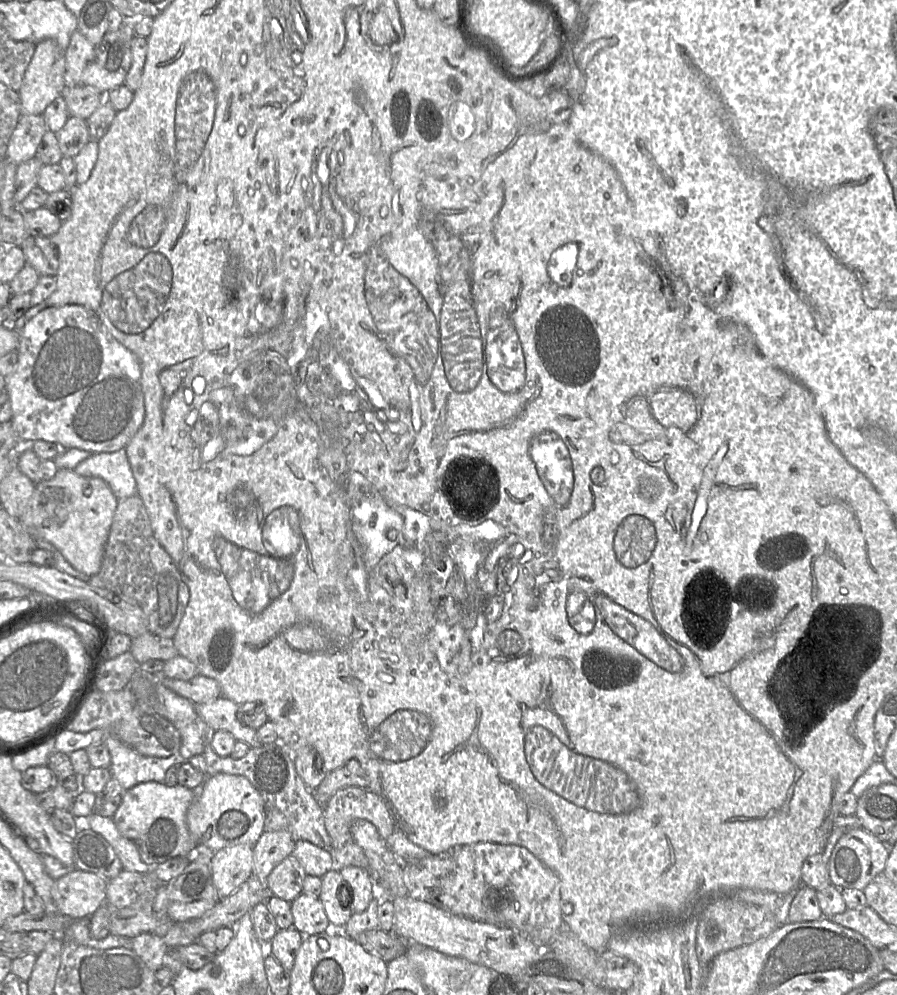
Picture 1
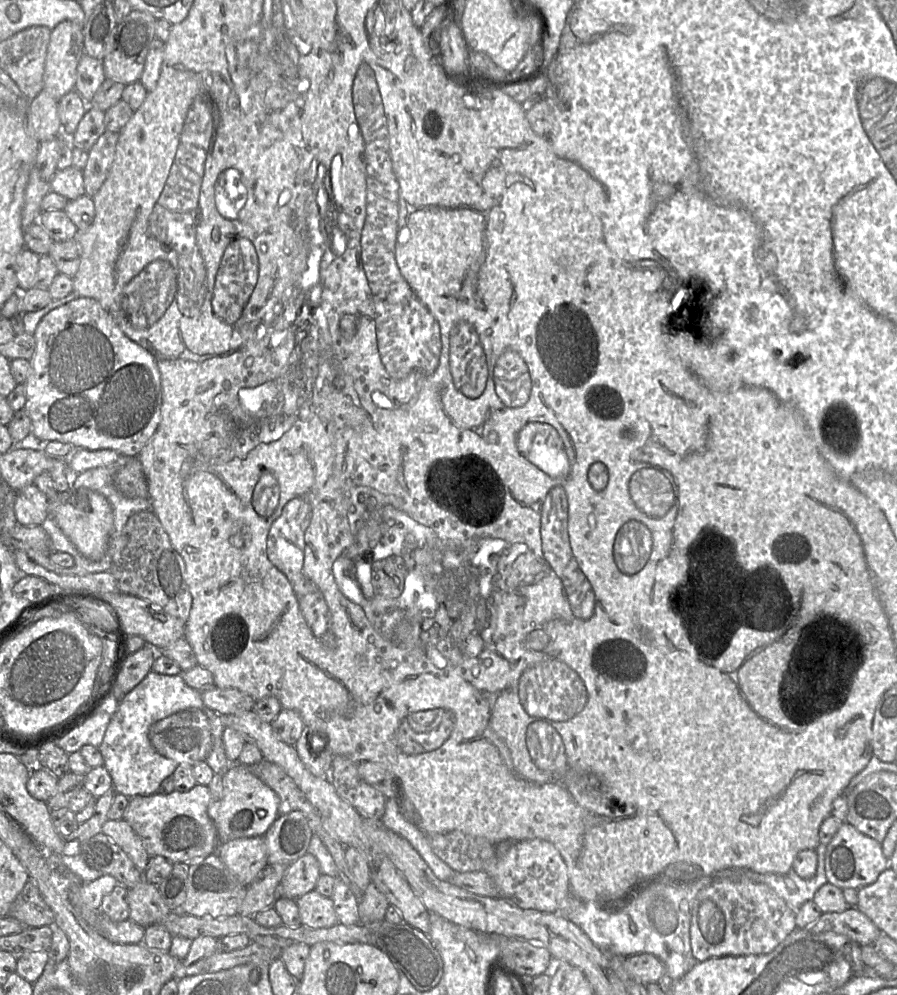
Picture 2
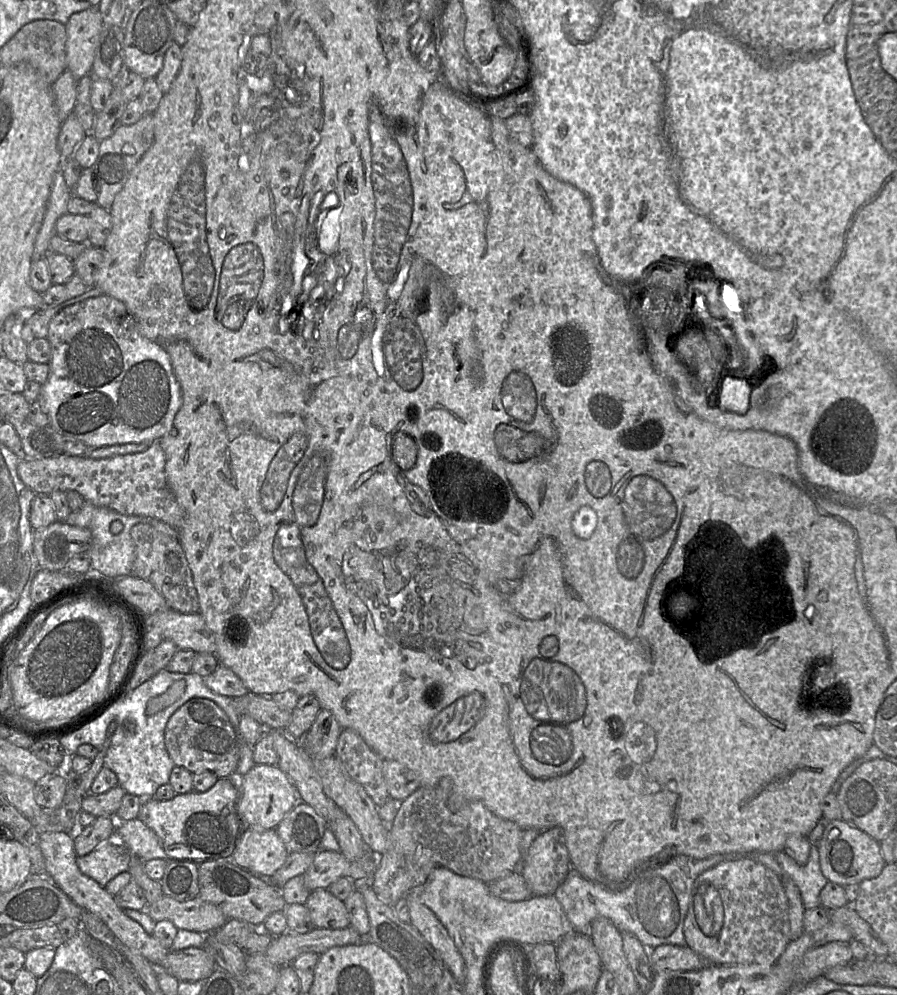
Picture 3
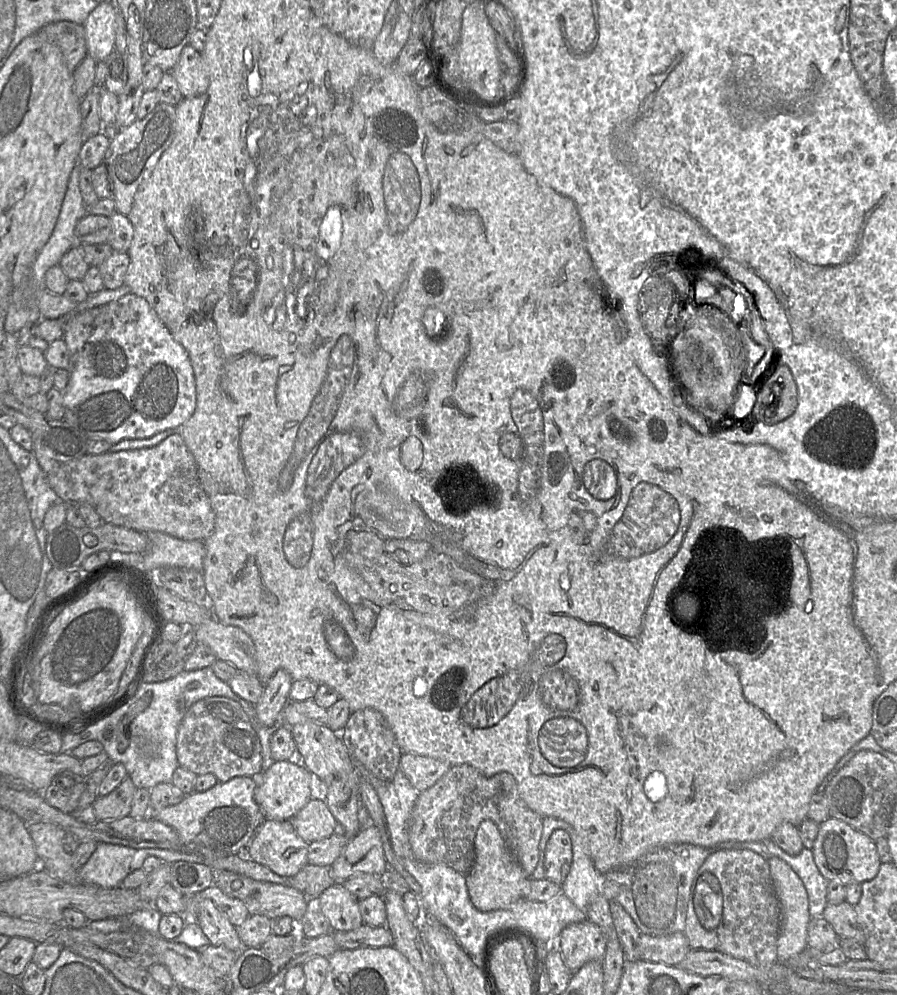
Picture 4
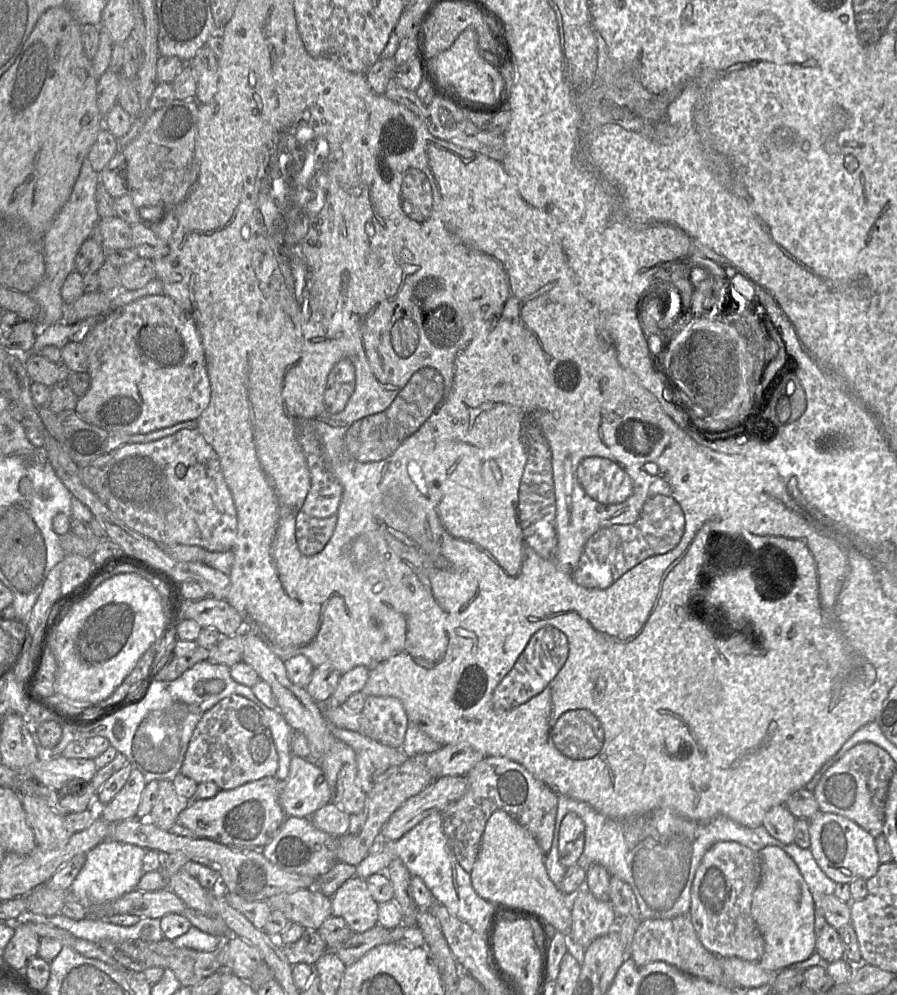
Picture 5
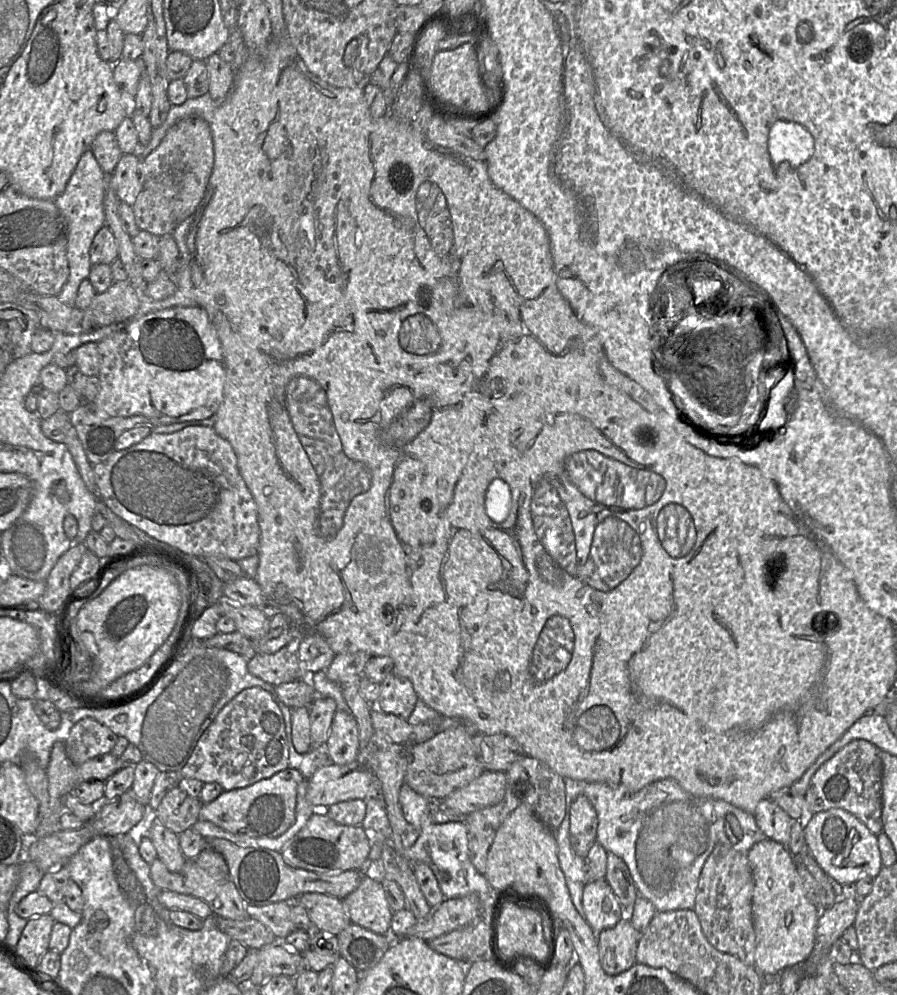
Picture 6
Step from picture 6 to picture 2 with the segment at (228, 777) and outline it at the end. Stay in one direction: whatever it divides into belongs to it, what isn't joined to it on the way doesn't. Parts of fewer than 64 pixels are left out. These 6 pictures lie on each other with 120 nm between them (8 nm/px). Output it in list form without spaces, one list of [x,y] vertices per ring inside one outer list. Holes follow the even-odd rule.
[[[189,708],[165,717],[150,726],[148,732],[152,747],[162,756],[178,764],[193,766],[205,761],[212,749],[211,726],[206,714],[197,708]]]

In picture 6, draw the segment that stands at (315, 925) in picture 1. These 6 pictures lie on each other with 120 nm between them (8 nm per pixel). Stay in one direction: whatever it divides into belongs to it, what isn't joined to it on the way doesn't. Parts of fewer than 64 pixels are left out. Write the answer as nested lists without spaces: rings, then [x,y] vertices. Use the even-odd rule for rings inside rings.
[[[363,875],[359,886],[342,900],[351,923],[377,934],[390,931],[393,913],[387,903],[382,885]]]

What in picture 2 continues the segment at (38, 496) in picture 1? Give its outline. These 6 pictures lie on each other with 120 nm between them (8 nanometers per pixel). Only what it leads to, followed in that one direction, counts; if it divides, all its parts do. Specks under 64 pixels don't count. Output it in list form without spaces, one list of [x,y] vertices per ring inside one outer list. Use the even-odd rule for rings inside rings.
[[[71,486],[49,500],[49,517],[53,517],[58,527],[87,559],[100,560],[107,552],[113,529],[113,510],[108,500],[101,494],[86,488]]]

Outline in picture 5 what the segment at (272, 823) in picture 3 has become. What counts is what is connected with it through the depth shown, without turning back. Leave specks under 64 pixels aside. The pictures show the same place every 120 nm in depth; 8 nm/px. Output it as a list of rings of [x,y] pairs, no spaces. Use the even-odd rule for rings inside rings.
[[[292,756],[289,773],[286,779],[282,781],[279,794],[279,803],[286,817],[309,818],[330,800],[330,787],[320,764],[309,758]]]

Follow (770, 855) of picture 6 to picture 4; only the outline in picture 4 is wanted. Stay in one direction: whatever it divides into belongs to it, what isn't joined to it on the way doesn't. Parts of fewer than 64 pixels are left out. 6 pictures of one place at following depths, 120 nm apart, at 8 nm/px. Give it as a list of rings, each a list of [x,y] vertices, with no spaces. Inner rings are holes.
[[[772,856],[767,861],[781,909],[780,933],[777,940],[777,962],[786,963],[807,948],[808,925],[811,920],[808,894],[800,877],[784,860]]]

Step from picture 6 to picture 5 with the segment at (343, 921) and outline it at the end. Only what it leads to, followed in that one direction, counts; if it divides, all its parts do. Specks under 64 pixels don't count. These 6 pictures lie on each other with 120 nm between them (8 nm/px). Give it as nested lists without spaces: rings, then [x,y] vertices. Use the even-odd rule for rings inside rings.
[[[298,889],[267,900],[272,910],[280,910],[290,921],[305,929],[315,929],[330,916],[331,898],[316,890]]]

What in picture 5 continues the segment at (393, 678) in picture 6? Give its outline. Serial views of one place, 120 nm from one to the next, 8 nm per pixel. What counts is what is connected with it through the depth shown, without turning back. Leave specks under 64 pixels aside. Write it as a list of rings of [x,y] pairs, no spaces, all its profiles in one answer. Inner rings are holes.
[[[367,697],[359,714],[359,722],[363,735],[385,746],[402,748],[408,718],[398,698]]]

